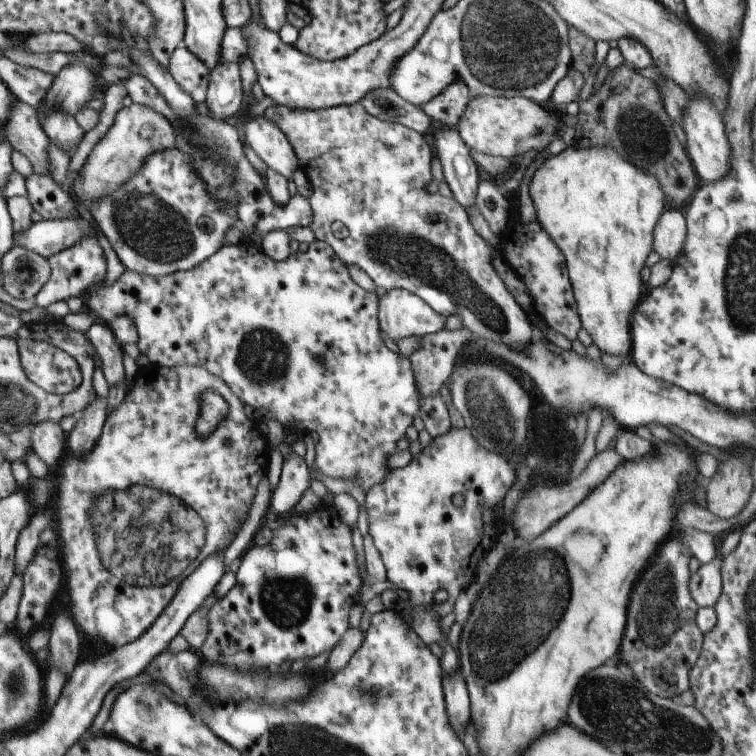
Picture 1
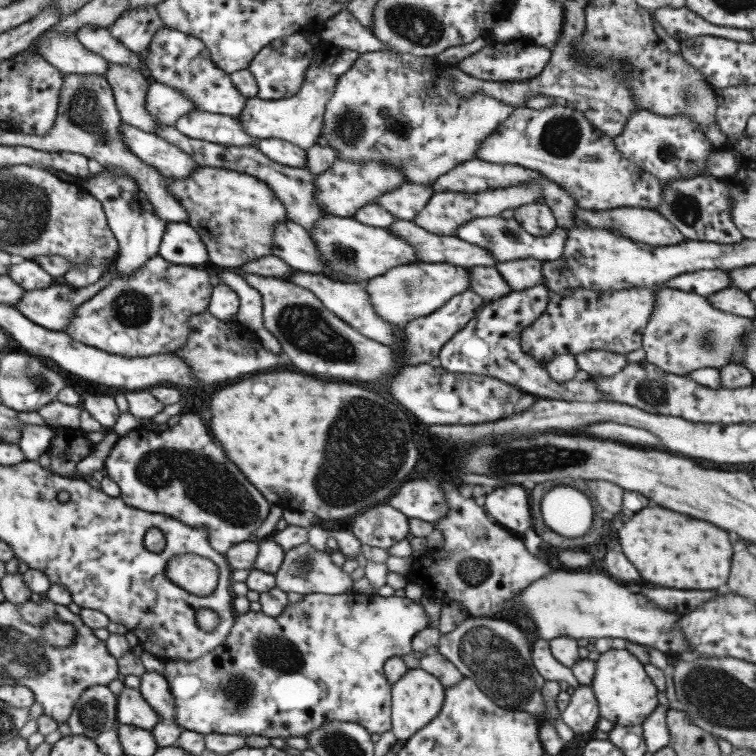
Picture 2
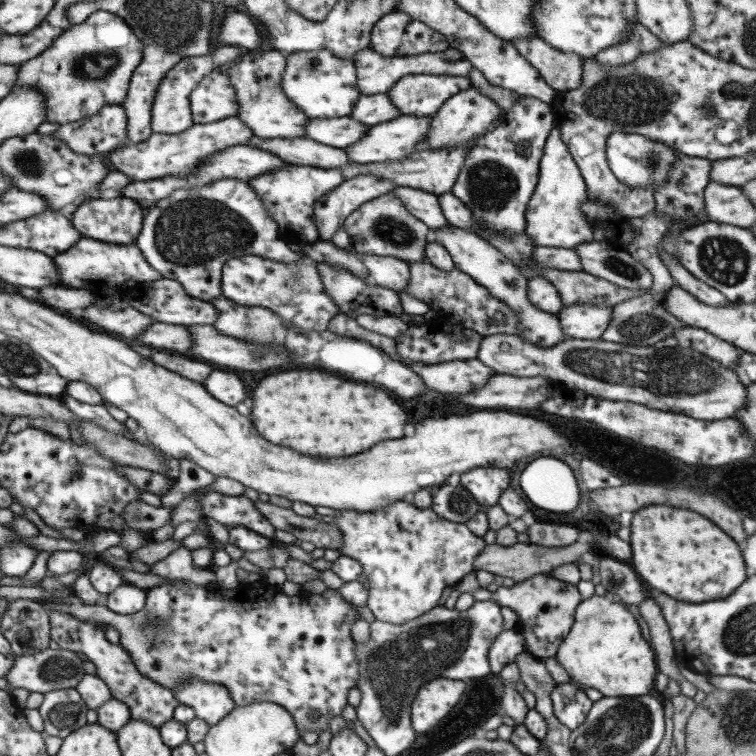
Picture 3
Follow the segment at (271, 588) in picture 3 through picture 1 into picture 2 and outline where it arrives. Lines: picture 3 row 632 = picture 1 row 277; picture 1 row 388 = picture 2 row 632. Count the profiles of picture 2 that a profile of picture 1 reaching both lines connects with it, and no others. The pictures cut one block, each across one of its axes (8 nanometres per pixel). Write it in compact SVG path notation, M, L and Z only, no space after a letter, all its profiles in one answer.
M344 593L337 595L329 594L306 594L302 601L289 603L284 608L284 613L278 617L270 617L262 612L246 612L244 615L234 614L234 625L230 629L230 635L226 639L225 645L216 647L208 656L197 660L164 660L166 671L164 678L168 682L170 692L174 695L176 705L175 722L183 729L192 730L197 733L210 734L236 734L247 737L252 734L267 736L268 738L288 738L304 737L311 730L318 728L322 723L339 720L342 722L357 722L363 726L370 734L377 732L382 734L391 730L391 688L383 672L383 666L388 659L402 657L413 653L411 644L412 638L420 630L430 627L430 617L426 615L421 603L416 603L408 597L398 597L396 595L382 597L378 593L372 595L360 593Z

